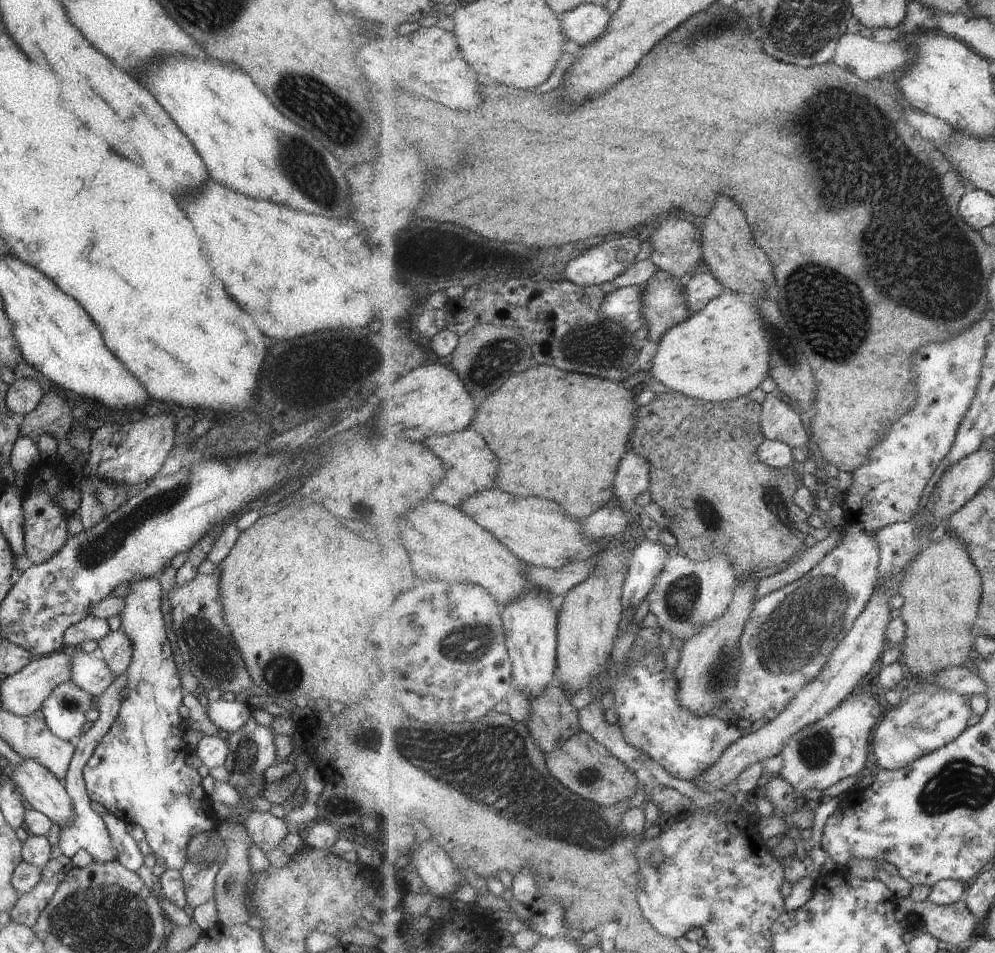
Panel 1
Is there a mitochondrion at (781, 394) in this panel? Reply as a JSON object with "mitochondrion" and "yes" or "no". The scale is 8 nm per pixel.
{"mitochondrion":"no"}

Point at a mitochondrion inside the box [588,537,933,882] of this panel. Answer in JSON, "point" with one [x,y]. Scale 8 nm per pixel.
{"point":[792,639]}

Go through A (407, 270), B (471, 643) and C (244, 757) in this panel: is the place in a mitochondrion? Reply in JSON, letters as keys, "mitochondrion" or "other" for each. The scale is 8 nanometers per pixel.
{"A":"mitochondrion","B":"mitochondrion","C":"mitochondrion"}

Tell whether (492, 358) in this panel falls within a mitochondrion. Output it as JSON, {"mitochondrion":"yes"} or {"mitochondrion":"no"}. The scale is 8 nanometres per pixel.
{"mitochondrion":"yes"}

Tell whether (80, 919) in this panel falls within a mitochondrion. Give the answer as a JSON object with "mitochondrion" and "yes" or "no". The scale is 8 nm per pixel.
{"mitochondrion":"yes"}

